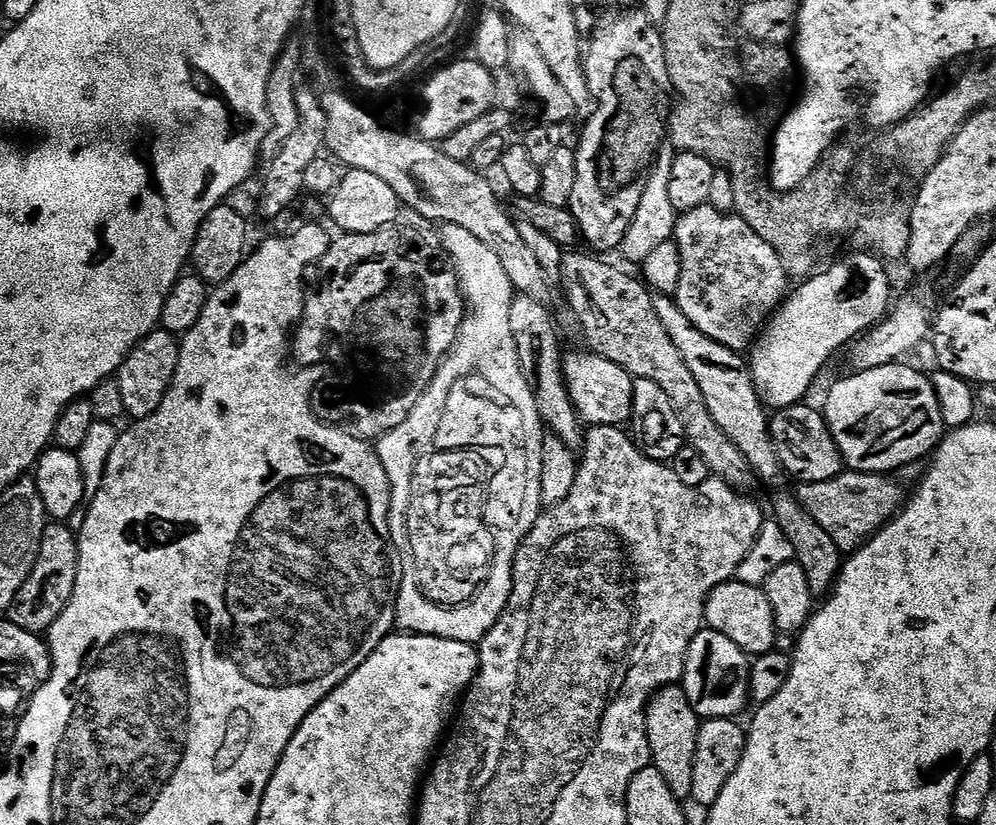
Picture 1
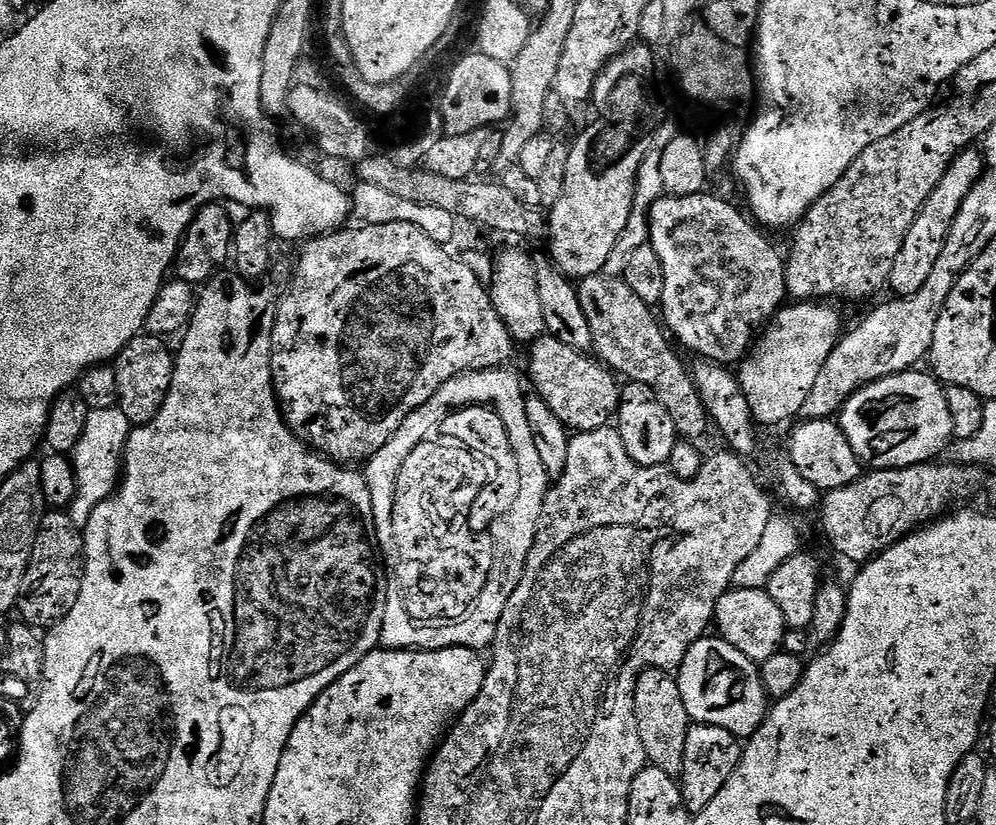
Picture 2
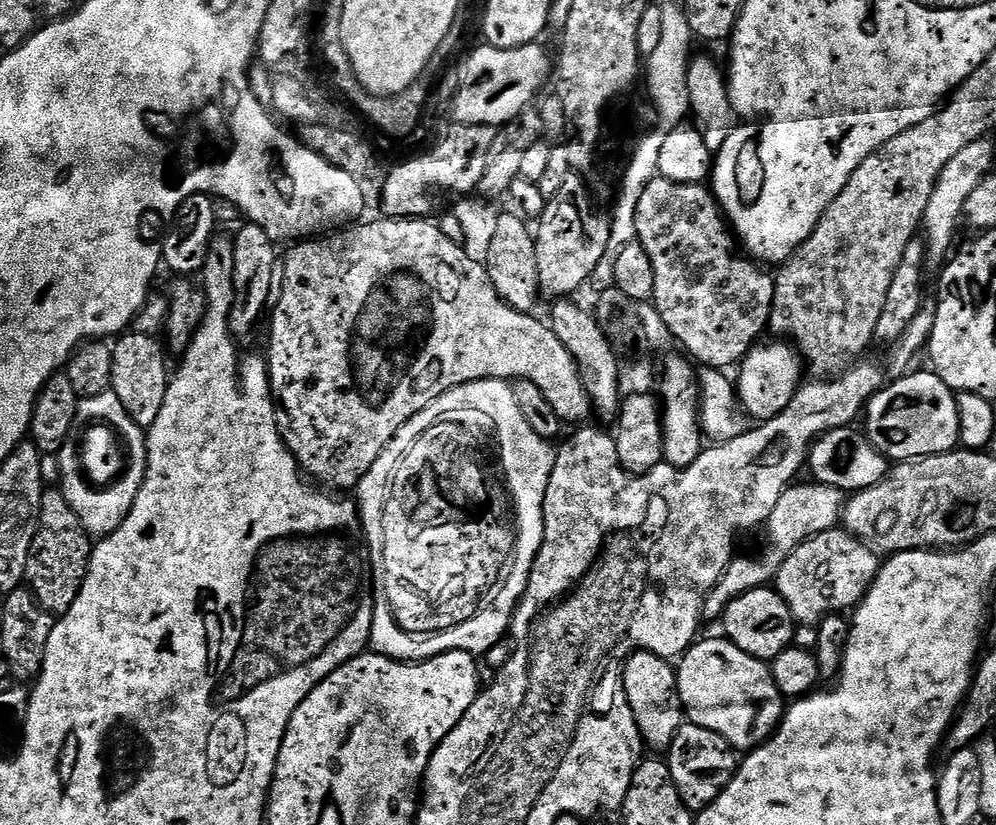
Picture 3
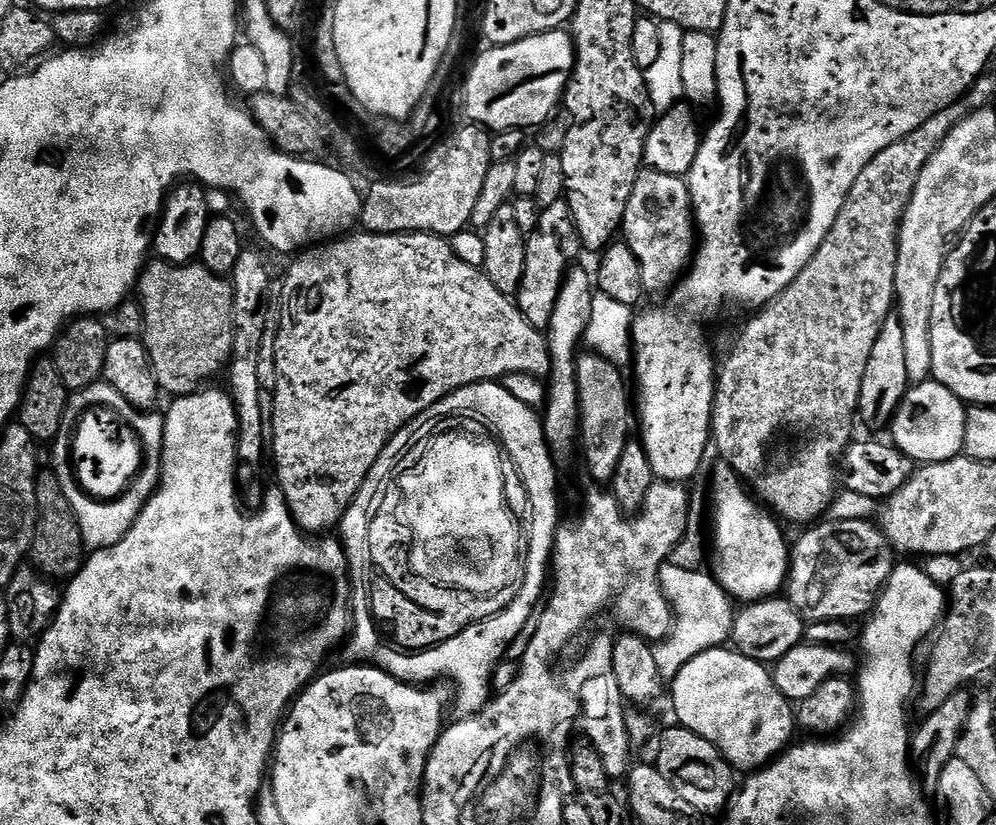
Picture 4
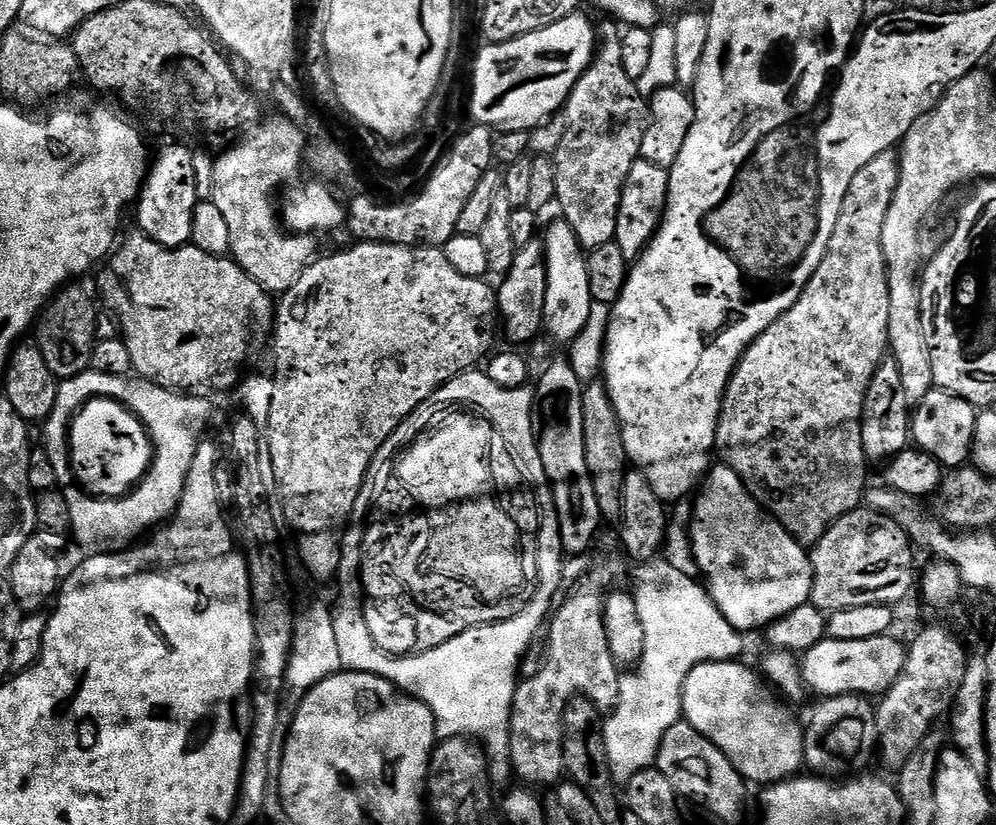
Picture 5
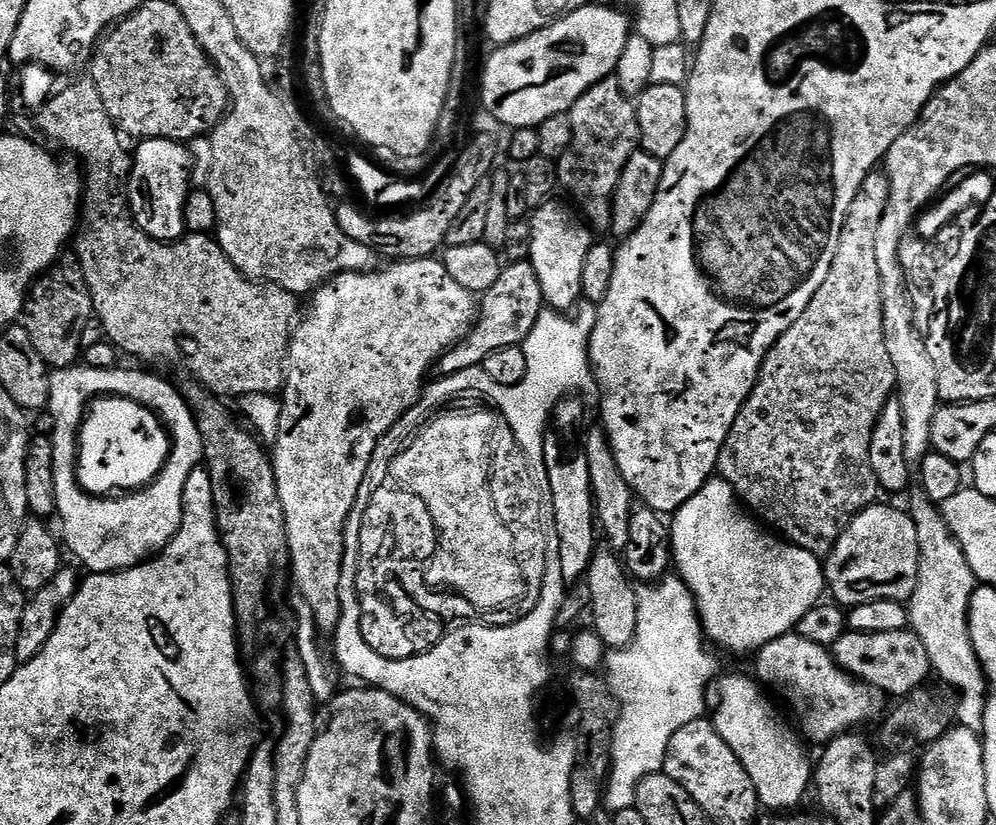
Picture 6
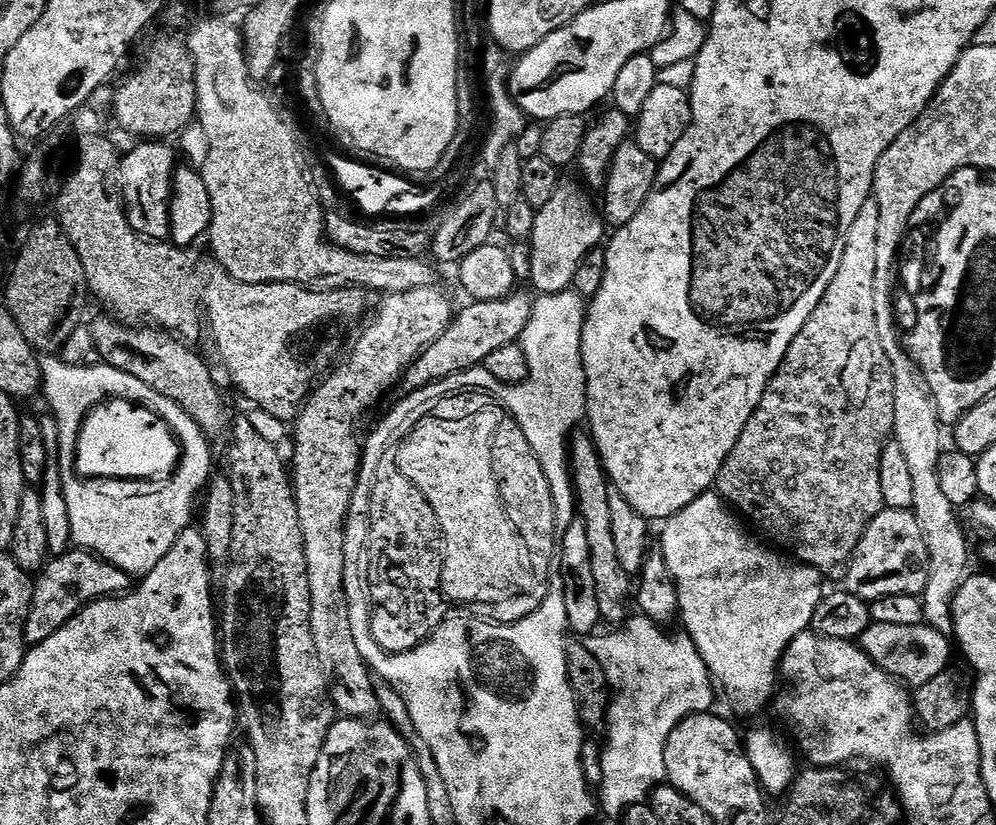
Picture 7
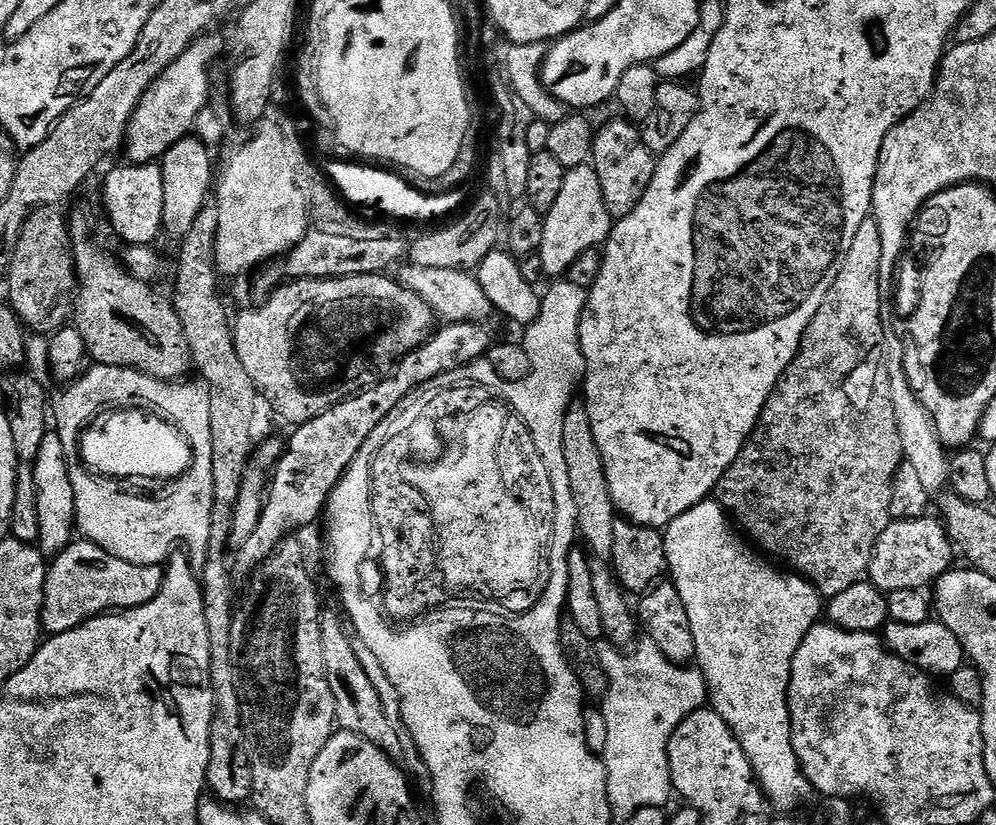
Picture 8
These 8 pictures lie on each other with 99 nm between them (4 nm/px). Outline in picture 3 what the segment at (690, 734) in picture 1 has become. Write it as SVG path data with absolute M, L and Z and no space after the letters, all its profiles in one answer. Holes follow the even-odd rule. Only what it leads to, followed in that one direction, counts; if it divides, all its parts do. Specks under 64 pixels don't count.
M633 652L624 661L624 689L626 690L626 702L630 702L630 710L634 710L634 722L638 722L640 738L649 749L653 748L653 753L667 753L669 746L674 742L678 730L686 722L686 709L680 691L676 685L677 669L671 659L655 656L653 652Z

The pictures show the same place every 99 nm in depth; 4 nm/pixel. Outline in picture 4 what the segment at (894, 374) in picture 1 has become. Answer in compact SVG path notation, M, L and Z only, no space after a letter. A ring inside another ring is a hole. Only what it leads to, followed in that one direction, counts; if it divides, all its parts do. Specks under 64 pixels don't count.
M929 378L922 384L912 384L909 387L904 401L900 403L900 409L892 417L890 440L917 465L946 462L964 451L967 417L964 401L946 386L937 384L935 380Z

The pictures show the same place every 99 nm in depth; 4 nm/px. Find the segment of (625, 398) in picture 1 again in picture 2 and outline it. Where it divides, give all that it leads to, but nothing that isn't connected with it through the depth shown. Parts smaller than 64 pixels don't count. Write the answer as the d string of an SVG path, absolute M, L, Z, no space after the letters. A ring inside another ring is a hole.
M551 334L531 341L530 348L528 372L536 383L535 395L544 399L546 406L558 414L569 430L573 433L589 432L605 427L615 417L616 409L620 407L622 384L611 368L587 351L570 346Z

